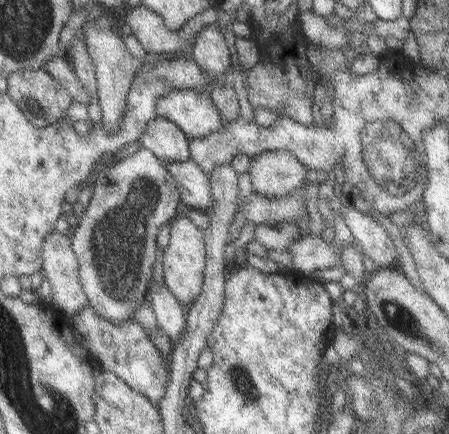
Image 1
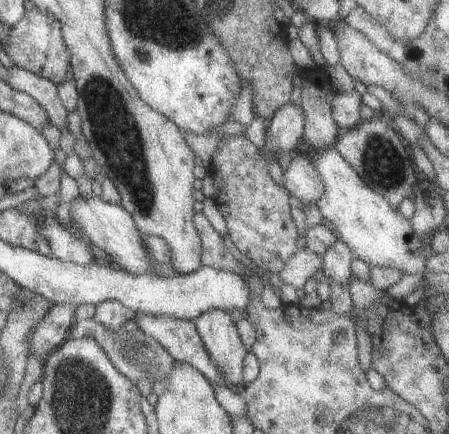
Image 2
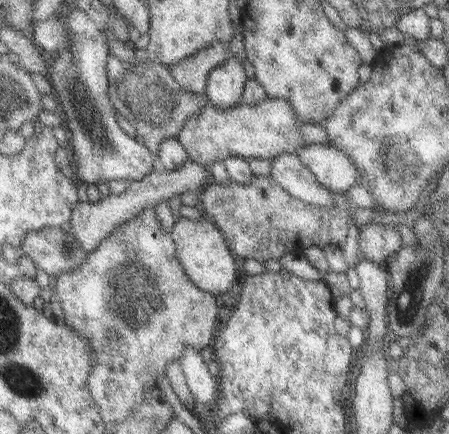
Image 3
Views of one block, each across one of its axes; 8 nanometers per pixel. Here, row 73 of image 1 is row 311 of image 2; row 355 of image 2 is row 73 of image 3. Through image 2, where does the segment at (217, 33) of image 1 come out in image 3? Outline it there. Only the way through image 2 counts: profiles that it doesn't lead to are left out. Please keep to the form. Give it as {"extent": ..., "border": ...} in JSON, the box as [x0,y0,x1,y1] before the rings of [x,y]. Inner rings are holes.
{"extent":[205,50,249,110],"border":[[[227,50],[227,58],[221,64],[217,64],[217,68],[213,68],[207,76],[205,96],[209,104],[215,110],[227,110],[239,106],[241,88],[245,80],[249,80],[245,76],[245,66],[239,64],[239,60]]]}

